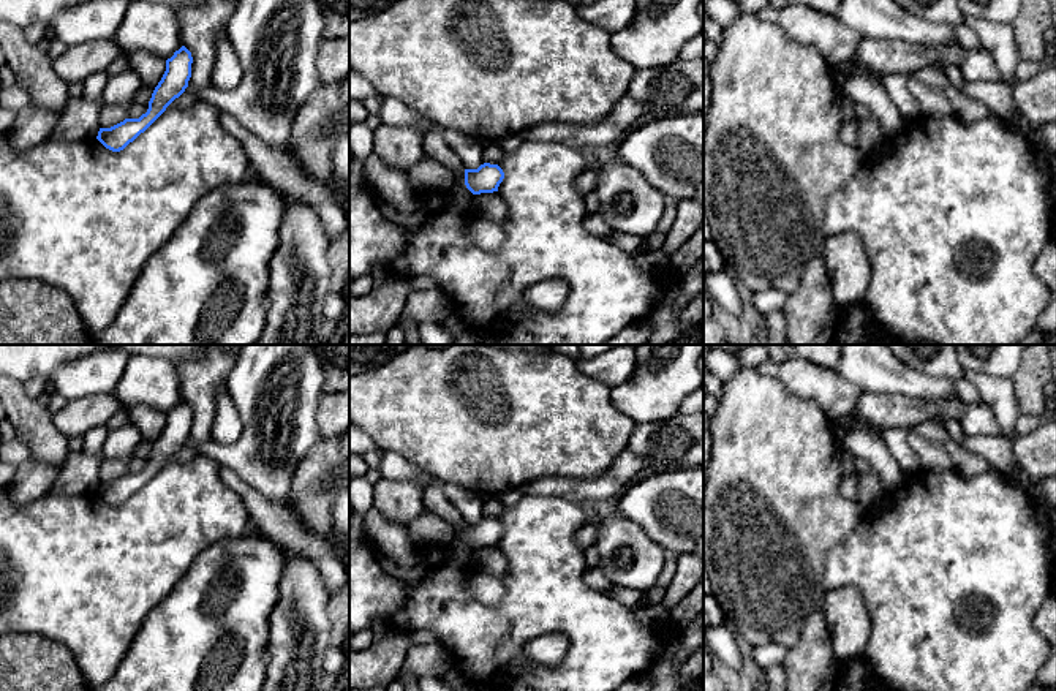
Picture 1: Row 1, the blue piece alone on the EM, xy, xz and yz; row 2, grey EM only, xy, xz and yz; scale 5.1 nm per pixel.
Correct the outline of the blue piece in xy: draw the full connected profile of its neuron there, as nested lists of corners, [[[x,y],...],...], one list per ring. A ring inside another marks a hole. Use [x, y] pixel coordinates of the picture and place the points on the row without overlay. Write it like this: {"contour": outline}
{"contour": [[[182,400],[166,414],[166,425],[152,447],[147,466],[139,473],[125,473],[111,482],[100,482],[96,493],[112,506],[123,504],[185,446],[191,432],[191,417],[191,406]]]}

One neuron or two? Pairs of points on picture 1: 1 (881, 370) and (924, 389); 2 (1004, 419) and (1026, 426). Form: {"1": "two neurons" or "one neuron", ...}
{"1": "one neuron", "2": "two neurons"}

